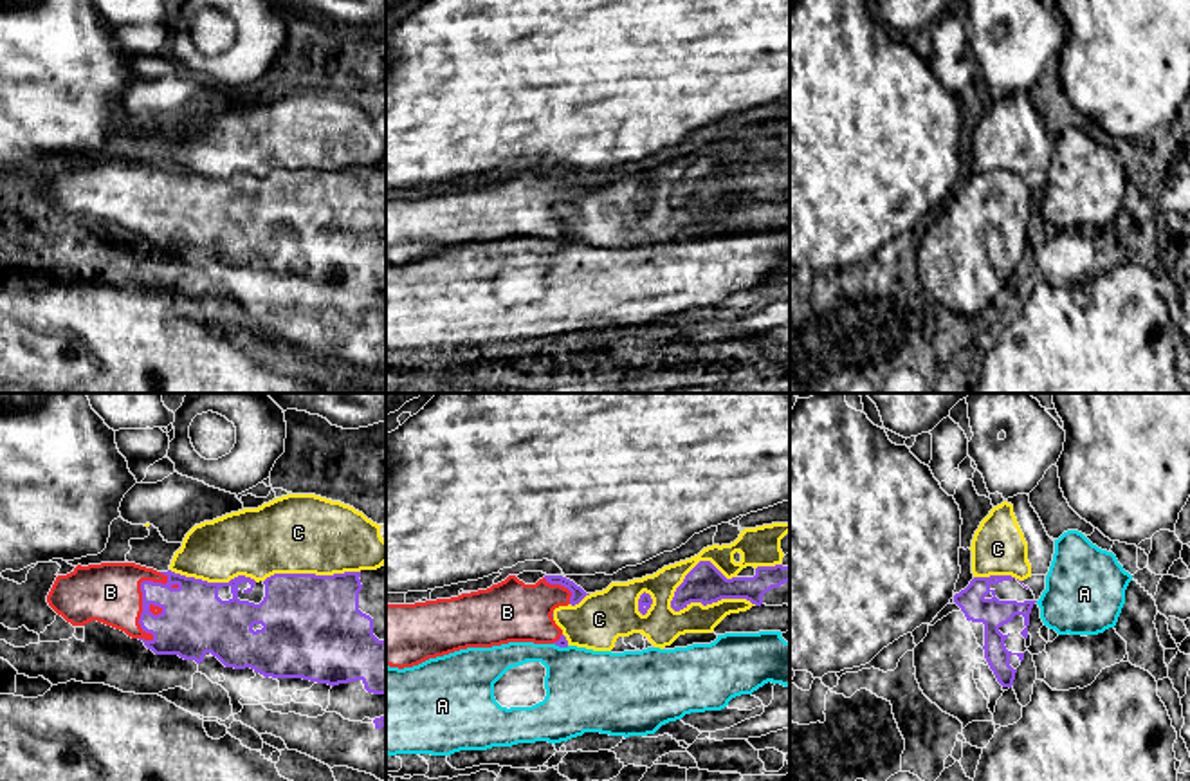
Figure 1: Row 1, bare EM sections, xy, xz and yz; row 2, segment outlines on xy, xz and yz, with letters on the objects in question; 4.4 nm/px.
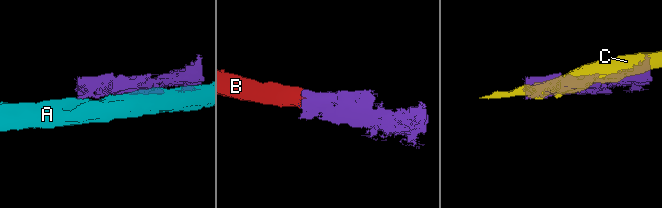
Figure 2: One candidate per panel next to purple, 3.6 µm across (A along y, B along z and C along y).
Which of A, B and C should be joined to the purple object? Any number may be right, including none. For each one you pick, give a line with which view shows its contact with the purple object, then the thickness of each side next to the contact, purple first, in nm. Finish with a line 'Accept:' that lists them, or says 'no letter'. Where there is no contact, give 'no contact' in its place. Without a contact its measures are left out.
B: xy | 300/280 nm
Accept: B

